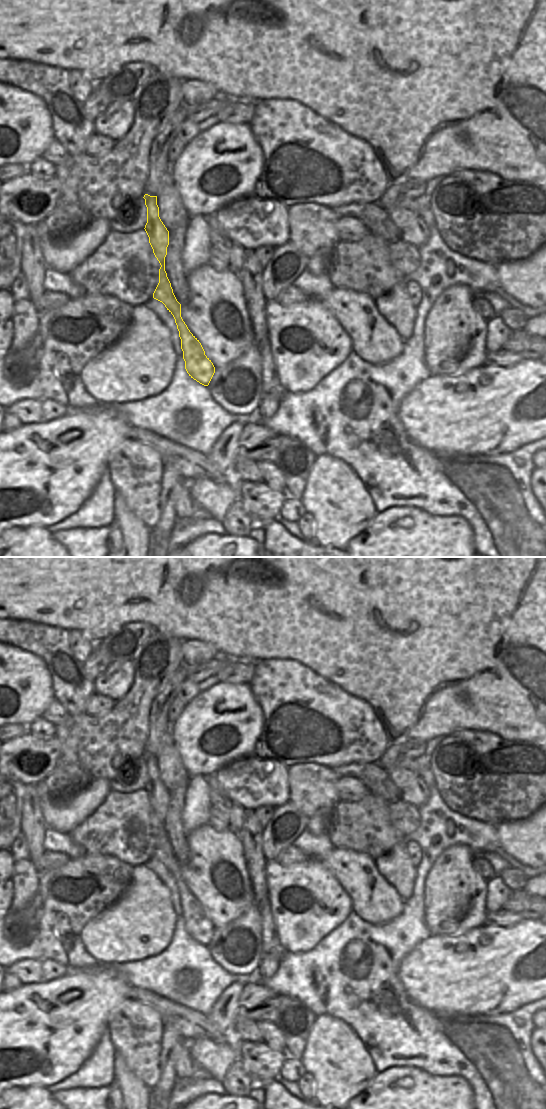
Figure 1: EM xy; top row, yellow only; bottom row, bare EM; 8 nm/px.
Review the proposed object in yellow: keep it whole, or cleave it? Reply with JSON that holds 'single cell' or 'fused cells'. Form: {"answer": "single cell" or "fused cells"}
{"answer": "single cell"}

